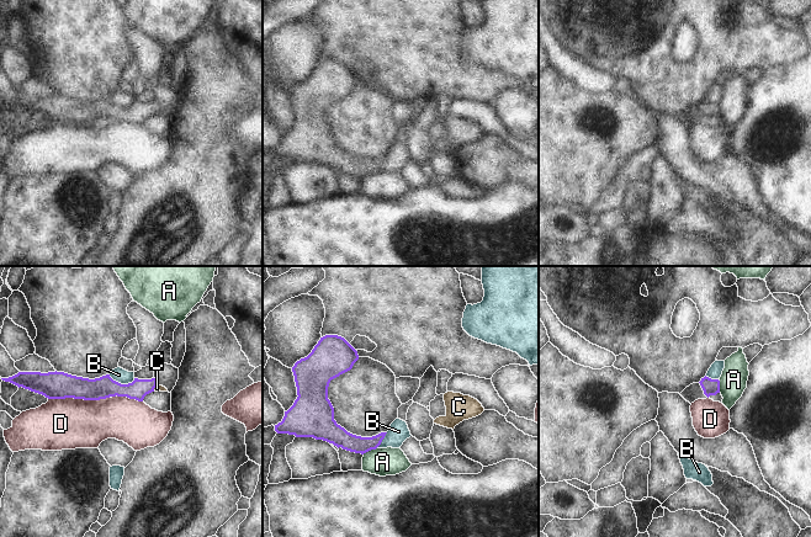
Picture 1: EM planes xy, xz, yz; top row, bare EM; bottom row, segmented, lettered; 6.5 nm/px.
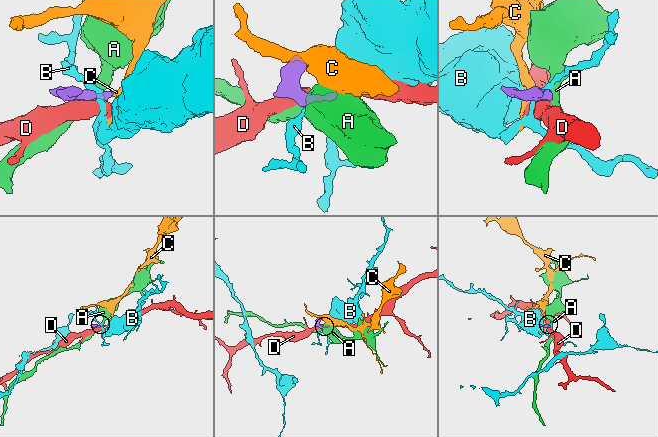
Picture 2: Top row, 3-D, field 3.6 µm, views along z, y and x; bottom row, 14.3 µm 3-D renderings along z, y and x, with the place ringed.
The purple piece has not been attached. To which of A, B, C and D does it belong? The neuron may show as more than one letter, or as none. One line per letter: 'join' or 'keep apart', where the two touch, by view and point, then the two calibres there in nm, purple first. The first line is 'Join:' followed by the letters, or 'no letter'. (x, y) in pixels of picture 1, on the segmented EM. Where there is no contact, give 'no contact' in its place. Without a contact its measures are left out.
Join: C
A: keep apart | xz (369, 450) | 130/180 nm
B: keep apart | xy (122, 384) | 140/90 nm
C: join | xy (155, 386) | 120/40 nm
D: keep apart | xy (78, 398) | 180/340 nm

